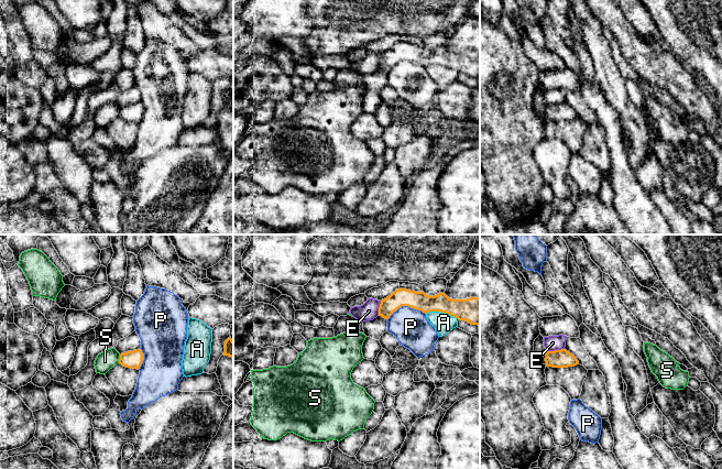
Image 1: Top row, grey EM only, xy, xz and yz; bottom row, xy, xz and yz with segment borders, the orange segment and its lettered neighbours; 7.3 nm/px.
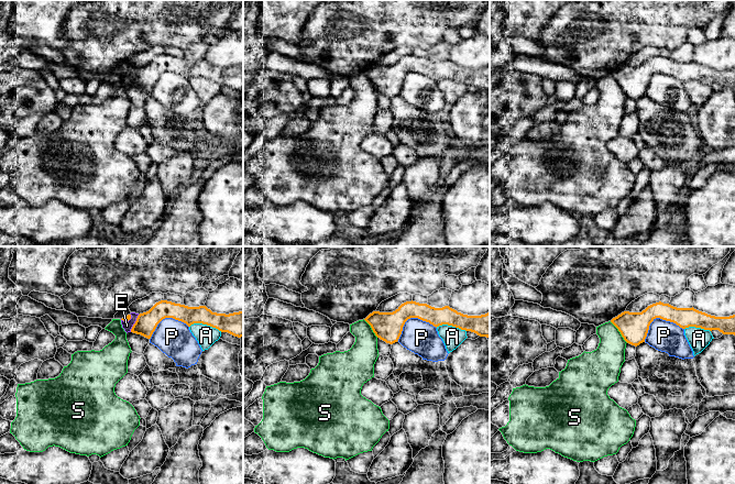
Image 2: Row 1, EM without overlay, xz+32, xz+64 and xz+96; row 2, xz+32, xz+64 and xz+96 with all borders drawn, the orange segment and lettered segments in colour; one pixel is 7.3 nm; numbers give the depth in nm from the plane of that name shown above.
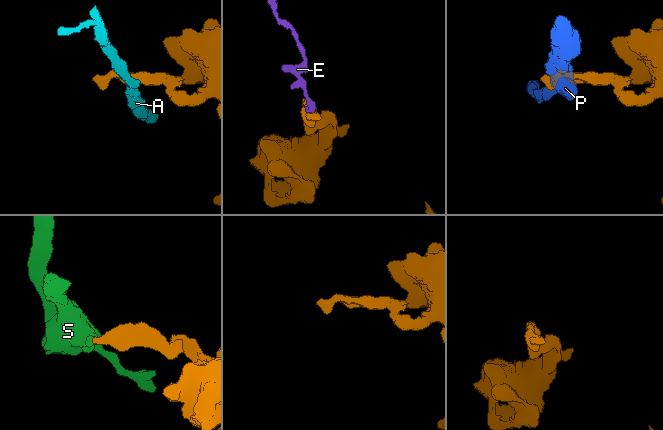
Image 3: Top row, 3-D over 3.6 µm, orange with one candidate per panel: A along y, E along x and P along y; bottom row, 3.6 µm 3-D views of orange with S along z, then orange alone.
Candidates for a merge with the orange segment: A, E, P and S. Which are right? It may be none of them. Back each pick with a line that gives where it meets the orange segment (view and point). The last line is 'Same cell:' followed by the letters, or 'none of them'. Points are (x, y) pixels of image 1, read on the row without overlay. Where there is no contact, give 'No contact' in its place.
Same cell: none of them

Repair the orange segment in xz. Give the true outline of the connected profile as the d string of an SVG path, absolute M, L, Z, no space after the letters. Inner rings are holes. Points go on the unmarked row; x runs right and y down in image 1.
M398 42L381 54L379 69L389 73L402 59L408 59L425 67L441 65L455 69L459 74L466 74L471 78L480 78L480 52L478 51L452 53L445 46L429 50L424 45Z

